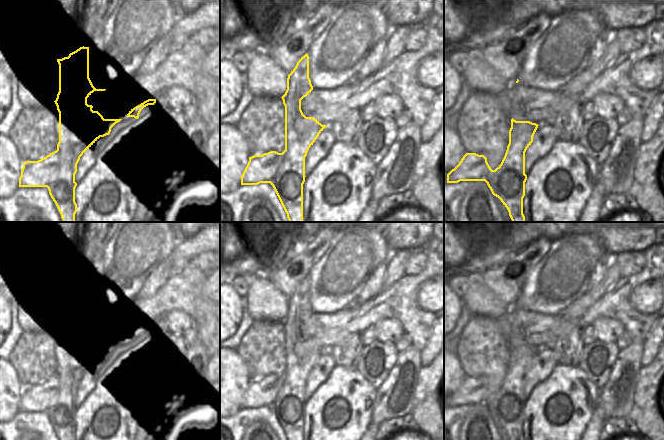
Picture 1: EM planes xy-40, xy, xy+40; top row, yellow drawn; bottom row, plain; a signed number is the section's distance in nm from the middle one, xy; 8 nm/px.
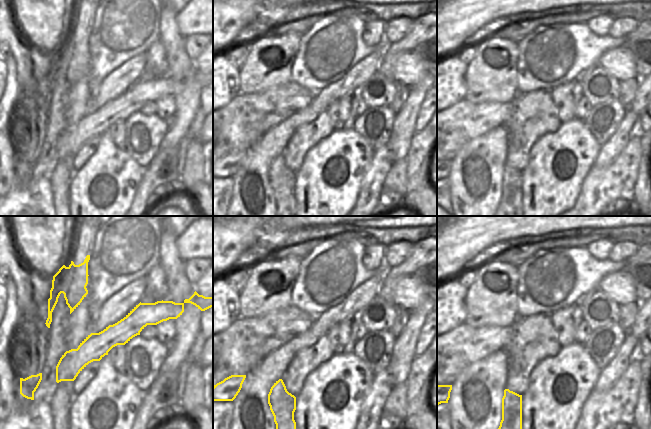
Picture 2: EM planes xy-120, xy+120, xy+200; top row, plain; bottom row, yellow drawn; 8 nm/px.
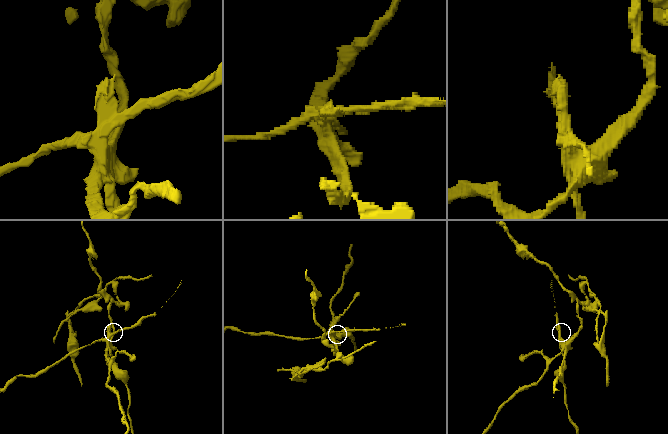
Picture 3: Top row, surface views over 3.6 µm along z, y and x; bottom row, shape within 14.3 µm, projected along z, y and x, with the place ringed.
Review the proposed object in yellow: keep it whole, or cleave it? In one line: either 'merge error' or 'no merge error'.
merge error

